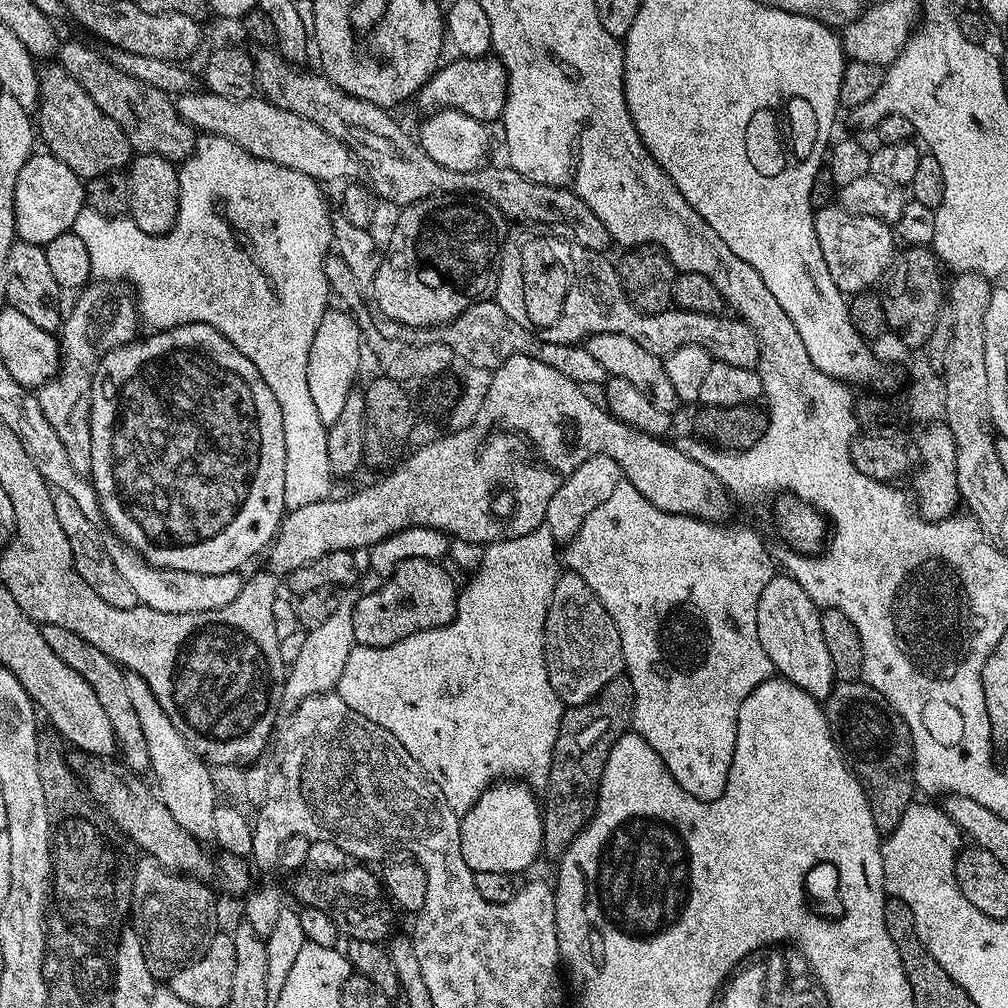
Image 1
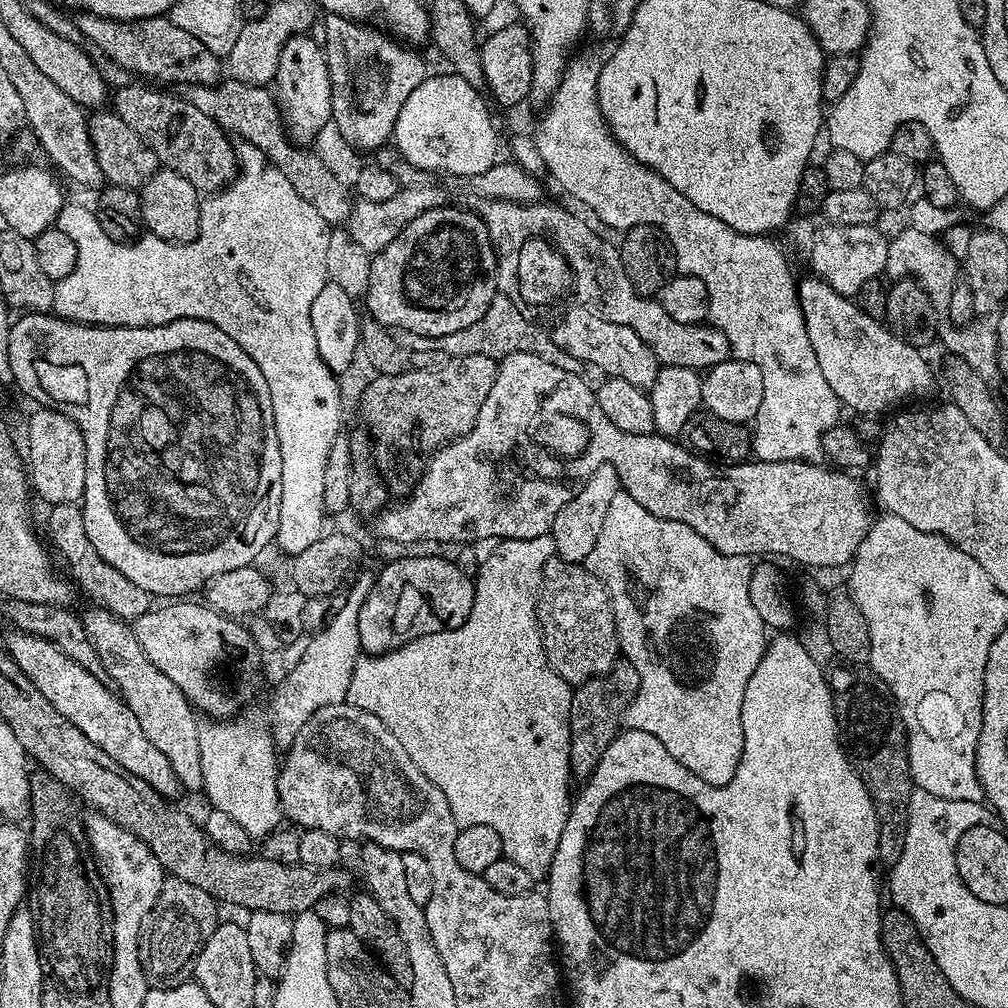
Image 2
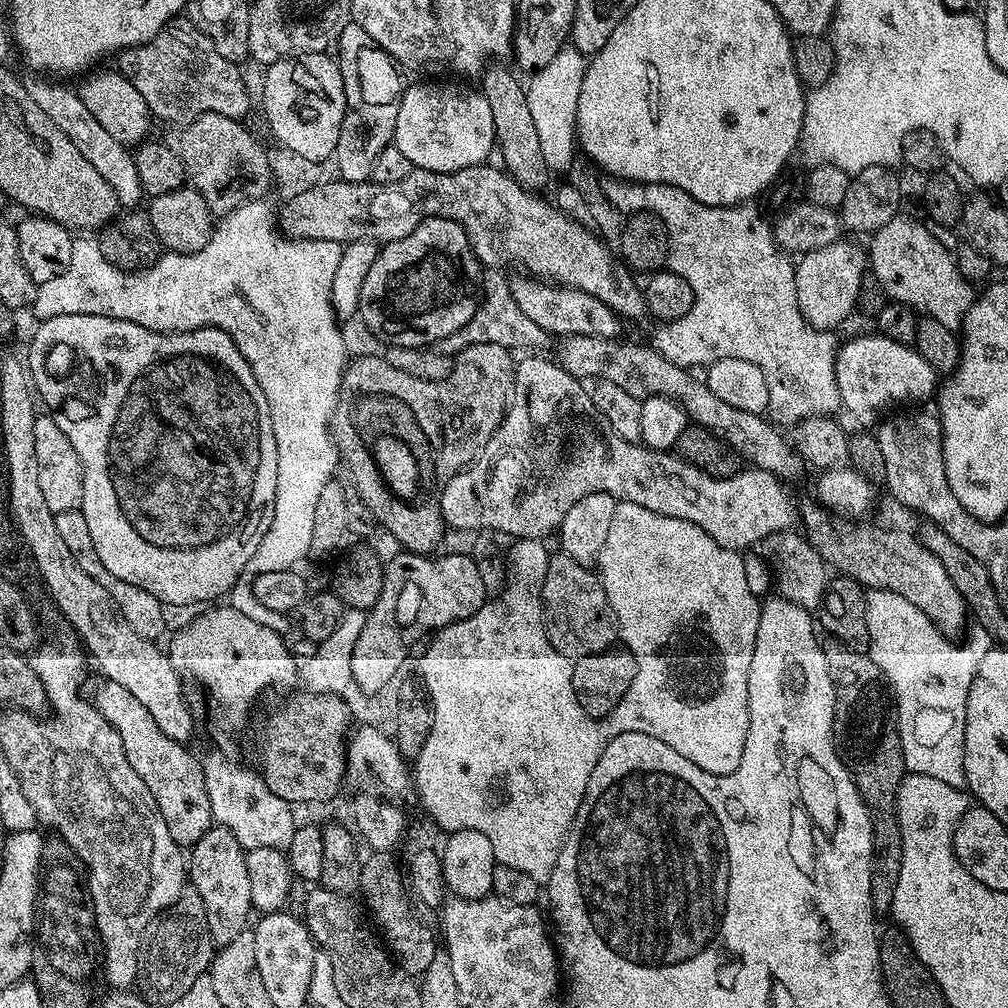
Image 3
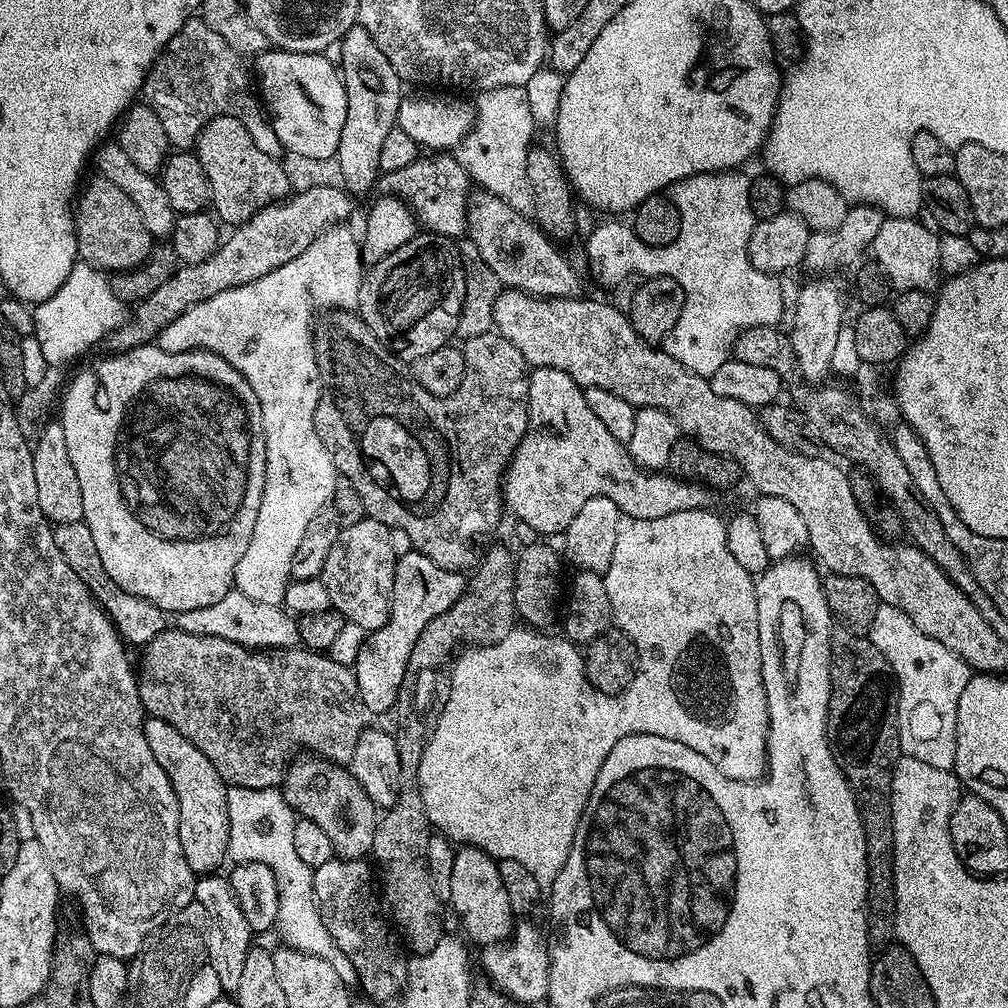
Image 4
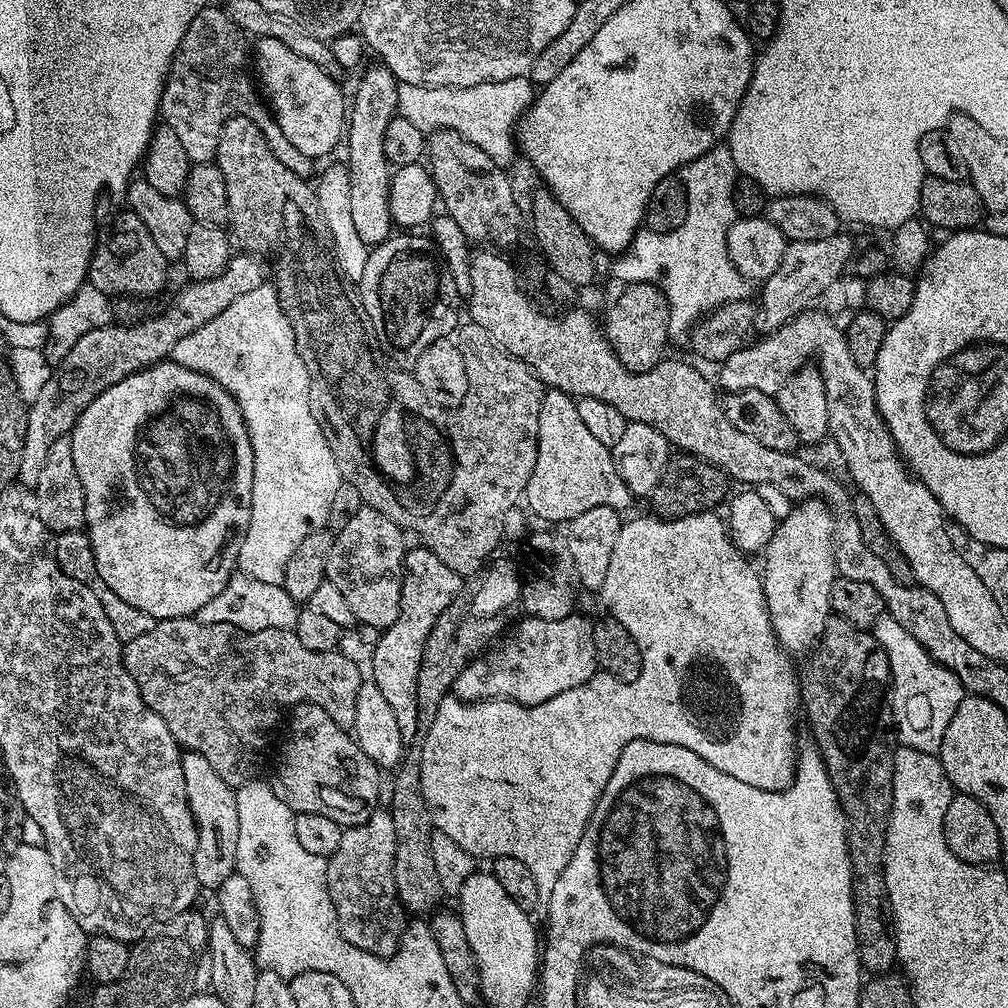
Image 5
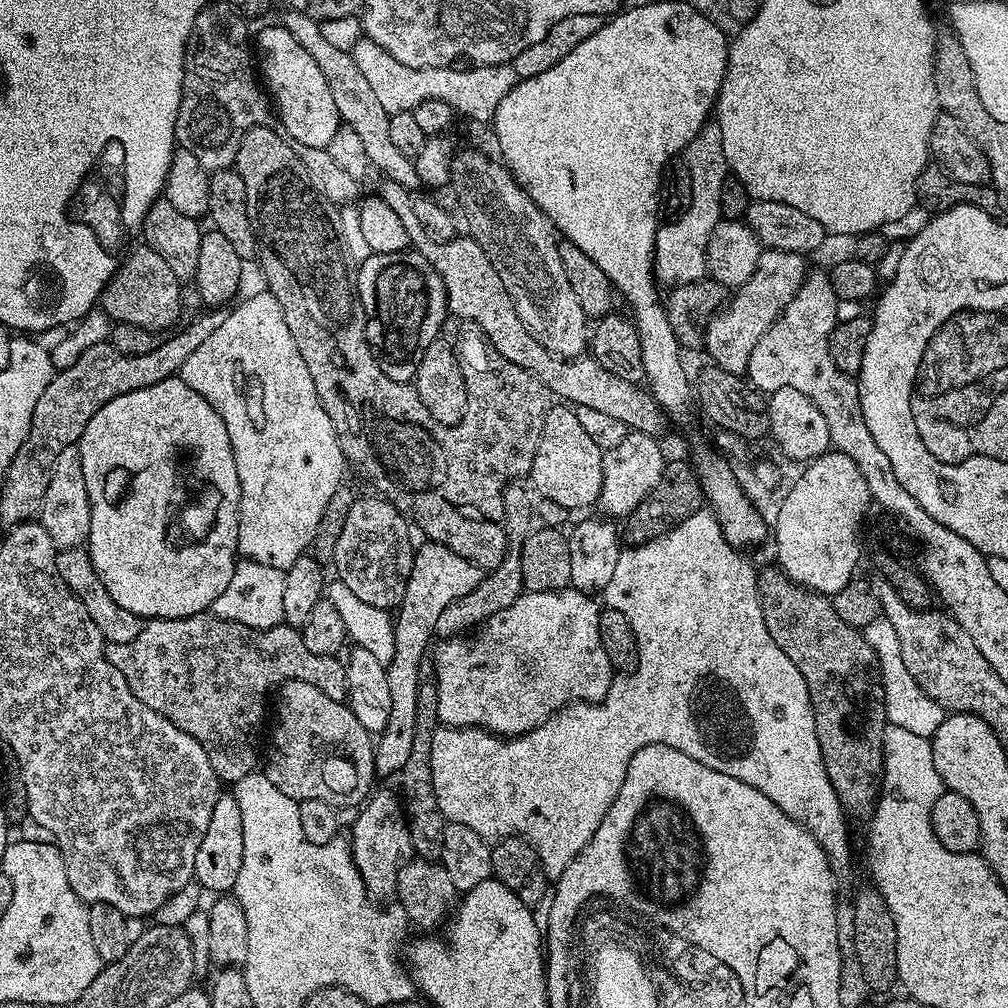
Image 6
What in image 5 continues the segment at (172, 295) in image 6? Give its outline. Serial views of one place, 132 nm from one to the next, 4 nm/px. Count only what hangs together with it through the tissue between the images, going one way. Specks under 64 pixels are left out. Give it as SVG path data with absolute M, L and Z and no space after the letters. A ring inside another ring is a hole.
M124 210L116 220L116 228L99 233L96 249L92 251L92 261L88 267L87 283L102 290L102 294L109 298L149 298L148 296L163 290L168 268L170 261L162 254L162 250L158 250L150 230L146 230L146 222L142 222L138 214Z

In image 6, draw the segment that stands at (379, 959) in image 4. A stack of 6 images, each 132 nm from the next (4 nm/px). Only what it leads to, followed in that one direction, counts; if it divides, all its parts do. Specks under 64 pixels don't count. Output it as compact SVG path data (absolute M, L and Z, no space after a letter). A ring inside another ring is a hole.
M376 790L356 814L356 821L352 824L352 849L350 848L355 871L374 895L391 897L396 891L398 870L402 870L404 864L414 856L404 805L395 791Z

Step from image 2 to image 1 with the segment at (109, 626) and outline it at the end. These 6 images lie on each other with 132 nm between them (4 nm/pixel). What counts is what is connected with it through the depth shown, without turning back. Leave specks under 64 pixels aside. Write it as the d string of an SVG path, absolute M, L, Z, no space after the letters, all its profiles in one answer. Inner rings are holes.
M129 675L128 689L134 714L138 714L138 723L142 726L142 738L146 738L146 750L150 750L148 766L151 775L156 775L154 788L160 801L186 834L201 842L211 841L214 837L214 810L218 806L216 784L212 781L213 769L188 745L186 738L178 734L174 722L170 722L162 706L158 706L158 698L154 698L150 686L141 676Z

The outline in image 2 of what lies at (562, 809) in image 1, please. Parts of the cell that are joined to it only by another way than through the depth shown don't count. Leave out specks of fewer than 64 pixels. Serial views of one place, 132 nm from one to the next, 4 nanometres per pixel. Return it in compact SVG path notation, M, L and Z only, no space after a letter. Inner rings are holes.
M617 662L606 674L590 678L573 691L570 706L570 762L573 777L577 781L587 781L598 762L602 762L606 746L610 746L616 733L621 731L622 717L638 694L639 685L638 670L634 670L634 666L627 662Z

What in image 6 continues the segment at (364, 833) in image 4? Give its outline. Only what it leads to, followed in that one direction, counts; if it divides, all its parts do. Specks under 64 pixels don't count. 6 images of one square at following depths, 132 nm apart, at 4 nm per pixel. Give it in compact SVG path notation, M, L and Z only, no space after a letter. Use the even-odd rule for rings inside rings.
M291 680L280 685L274 696L274 704L276 700L276 725L271 725L270 736L272 732L272 745L266 748L266 764L268 760L268 768L266 774L270 778L270 782L274 782L274 786L278 786L278 790L282 790L282 794L286 794L286 798L294 798L295 800L309 800L310 798L318 798L318 802L326 802L334 805L337 810L345 810L344 808L355 809L357 806L363 805L373 791L372 779L377 779L376 770L376 753L374 751L374 736L366 730L366 726L362 726L362 722L358 722L358 718L354 718L354 714L348 709L344 700L335 700L329 698L327 694L322 694L322 690L318 690L318 686L310 686L310 682L298 682Z

